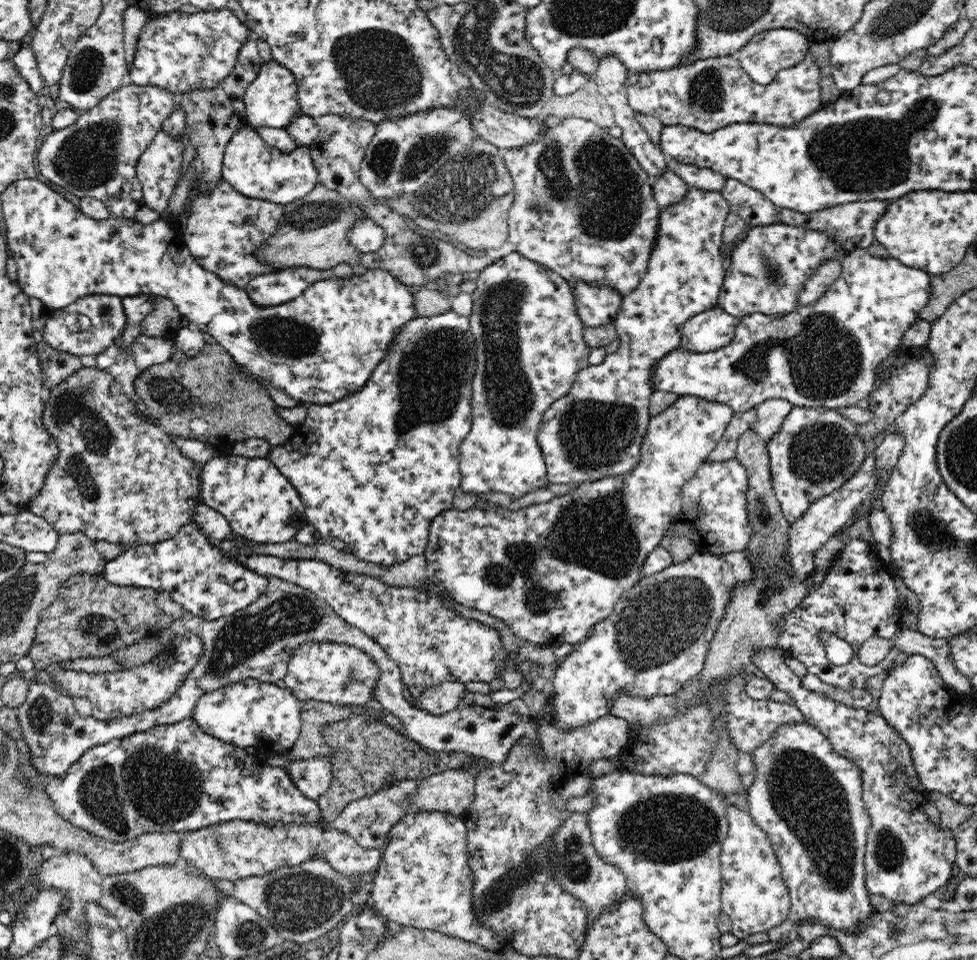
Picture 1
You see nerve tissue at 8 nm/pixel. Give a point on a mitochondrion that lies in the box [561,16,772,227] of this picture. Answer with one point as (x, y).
(706, 91)

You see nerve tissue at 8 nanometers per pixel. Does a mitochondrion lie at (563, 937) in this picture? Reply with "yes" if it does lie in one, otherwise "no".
no

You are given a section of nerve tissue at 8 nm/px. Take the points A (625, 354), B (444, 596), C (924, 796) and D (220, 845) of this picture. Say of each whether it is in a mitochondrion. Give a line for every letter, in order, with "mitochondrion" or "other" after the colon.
A: other
B: other
C: other
D: mitochondrion

